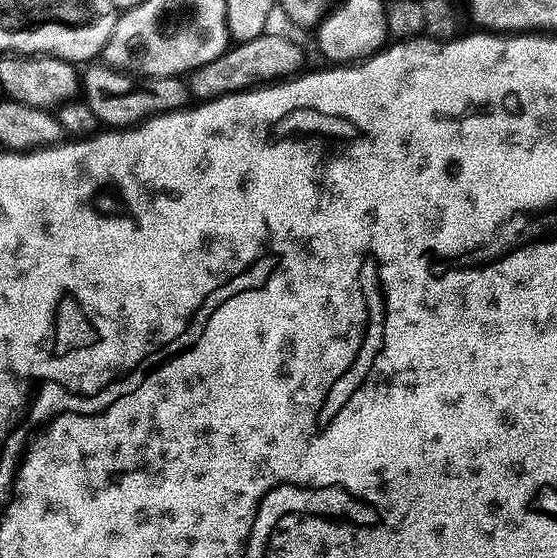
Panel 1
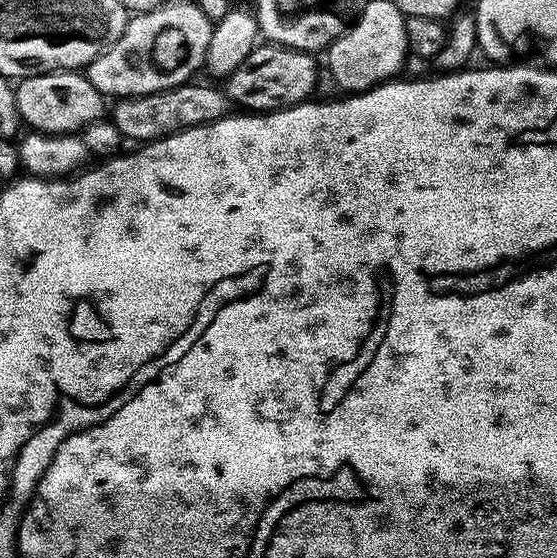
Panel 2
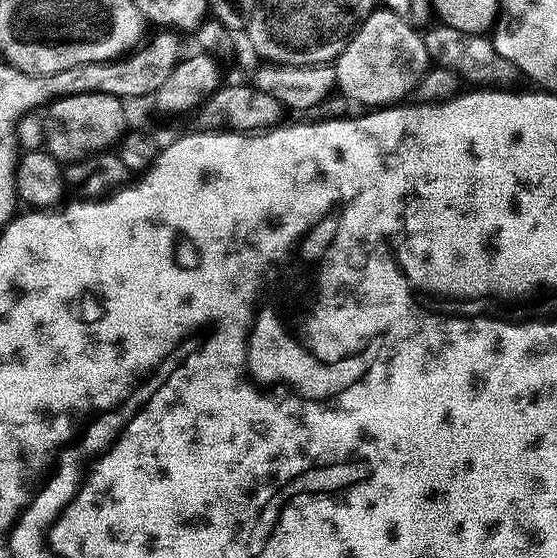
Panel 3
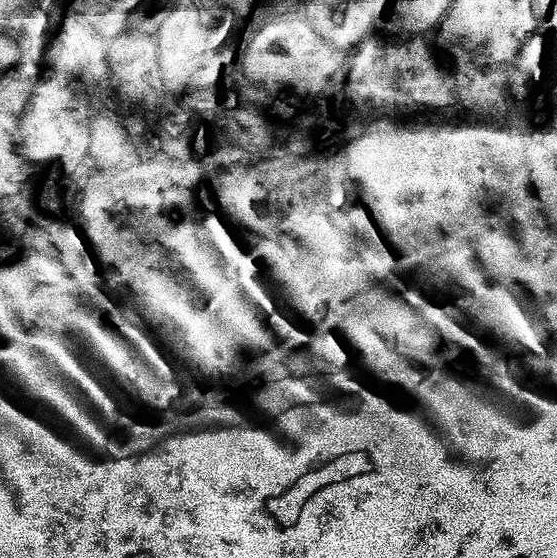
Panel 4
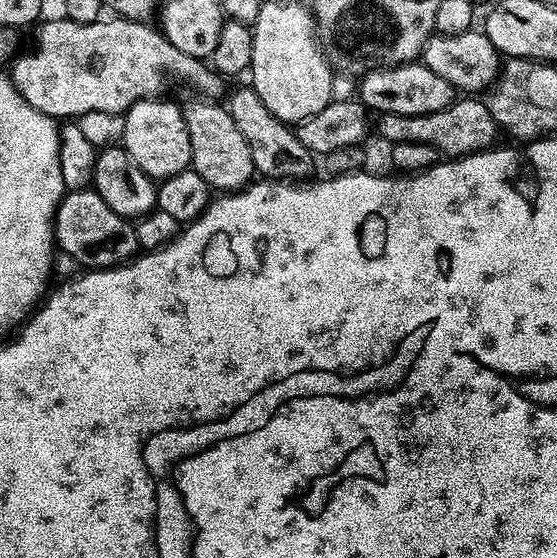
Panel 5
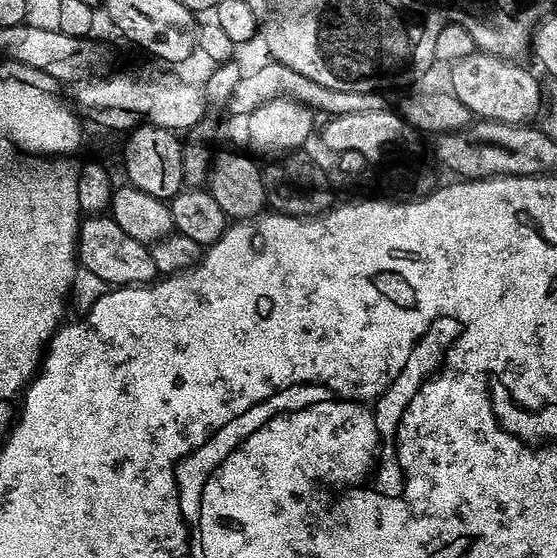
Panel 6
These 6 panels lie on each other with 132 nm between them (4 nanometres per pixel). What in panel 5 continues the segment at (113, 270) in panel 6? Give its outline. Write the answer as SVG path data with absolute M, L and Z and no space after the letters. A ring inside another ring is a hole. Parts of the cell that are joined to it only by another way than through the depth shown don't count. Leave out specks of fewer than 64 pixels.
M87 188L82 191L65 193L56 209L55 222L53 224L53 237L57 247L60 247L85 269L115 268L119 264L129 263L139 251L135 225L120 214L114 212L102 196L95 189Z

